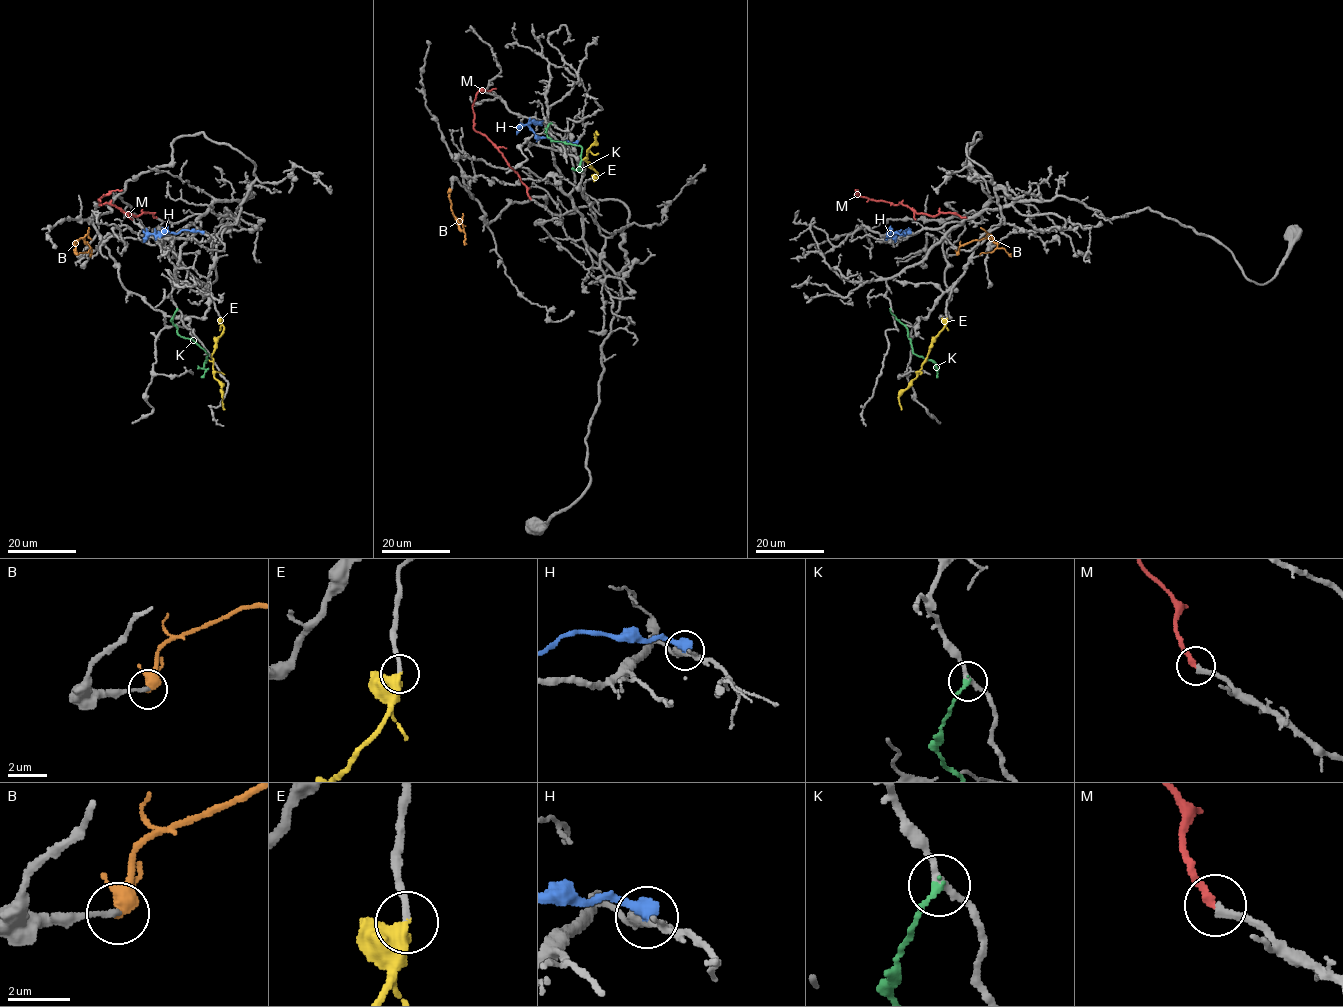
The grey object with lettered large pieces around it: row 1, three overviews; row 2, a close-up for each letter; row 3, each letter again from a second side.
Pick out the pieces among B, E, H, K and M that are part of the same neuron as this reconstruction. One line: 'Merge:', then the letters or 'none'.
Merge: E, M

